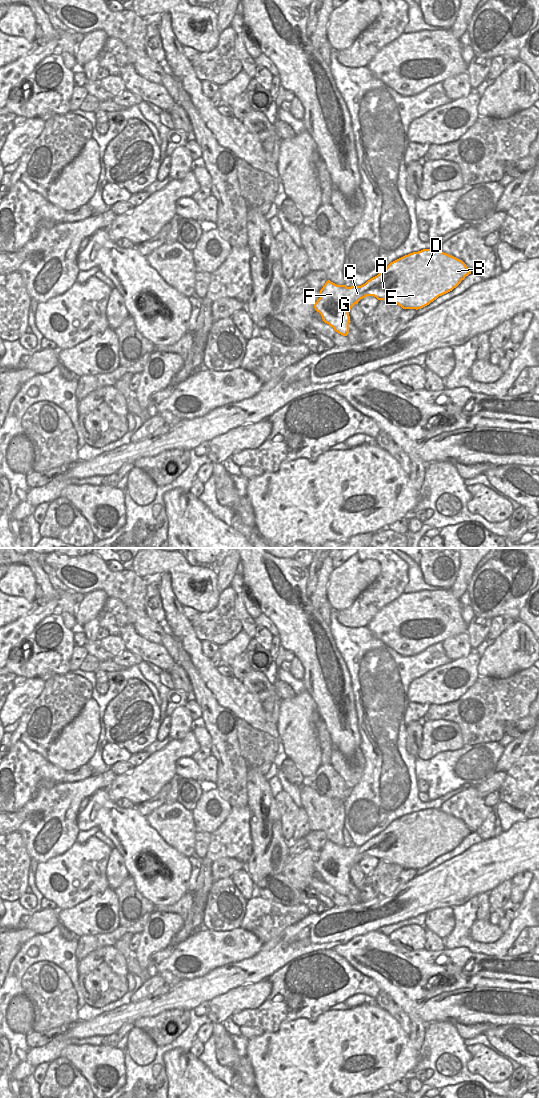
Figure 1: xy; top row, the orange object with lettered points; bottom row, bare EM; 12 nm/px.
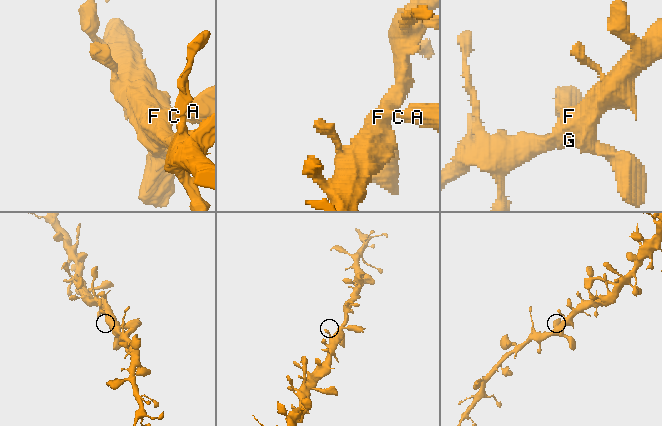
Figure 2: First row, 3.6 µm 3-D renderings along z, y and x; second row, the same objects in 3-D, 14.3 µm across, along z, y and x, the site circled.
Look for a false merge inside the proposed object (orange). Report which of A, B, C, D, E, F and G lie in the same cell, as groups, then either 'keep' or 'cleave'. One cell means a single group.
groups A B C D E F G; keep

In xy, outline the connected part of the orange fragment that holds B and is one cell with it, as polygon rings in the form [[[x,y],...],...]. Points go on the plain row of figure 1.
[[[423,809],[391,822],[385,830],[361,846],[347,847],[328,840],[320,850],[320,858],[314,864],[314,868],[321,874],[325,883],[339,894],[347,896],[351,882],[349,872],[361,859],[374,856],[378,860],[398,864],[403,869],[418,870],[429,865],[439,856],[452,851],[469,834],[471,831],[462,820],[440,809]]]

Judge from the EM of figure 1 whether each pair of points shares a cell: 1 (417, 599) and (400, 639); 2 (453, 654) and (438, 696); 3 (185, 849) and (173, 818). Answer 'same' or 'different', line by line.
1: same
2: different
3: same

